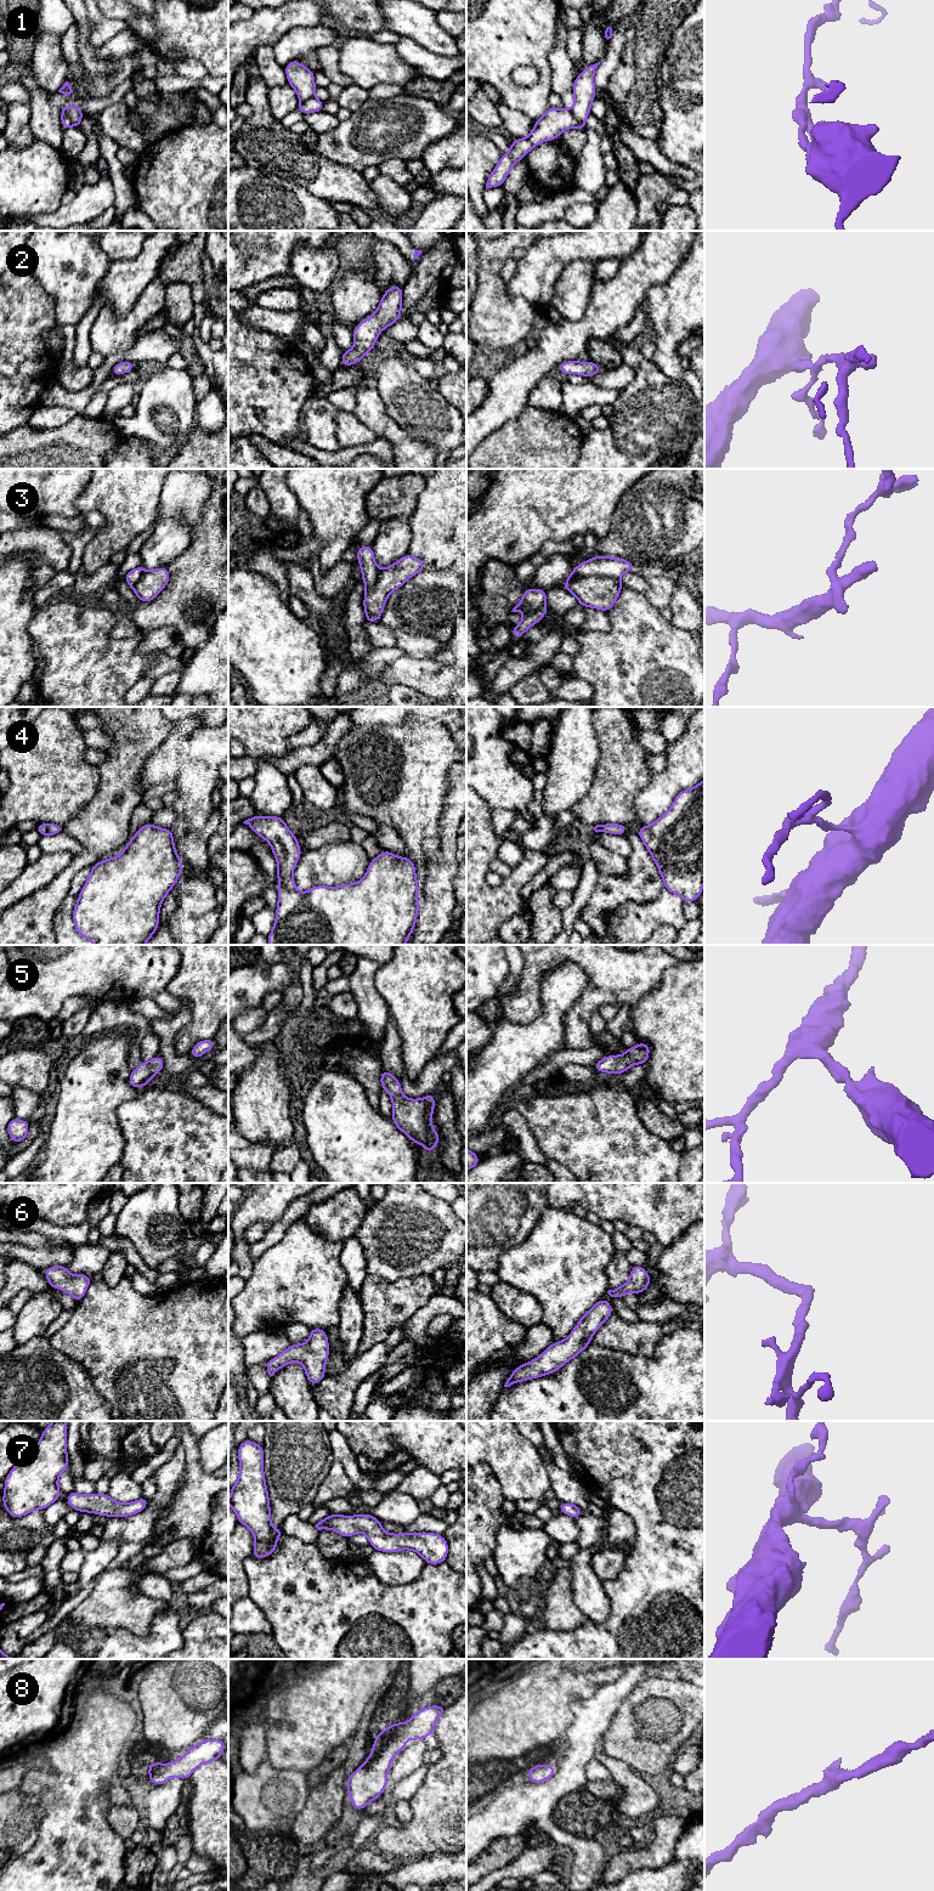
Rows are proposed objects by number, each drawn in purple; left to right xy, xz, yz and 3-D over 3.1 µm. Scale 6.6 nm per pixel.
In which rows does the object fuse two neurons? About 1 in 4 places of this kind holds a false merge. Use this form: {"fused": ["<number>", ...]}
{"fused": ["1", "3"]}

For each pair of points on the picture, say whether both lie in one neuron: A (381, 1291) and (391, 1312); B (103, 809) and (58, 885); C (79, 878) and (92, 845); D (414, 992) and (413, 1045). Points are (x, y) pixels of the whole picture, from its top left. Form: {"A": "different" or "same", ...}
{"A": "same", "B": "same", "C": "different", "D": "same"}

